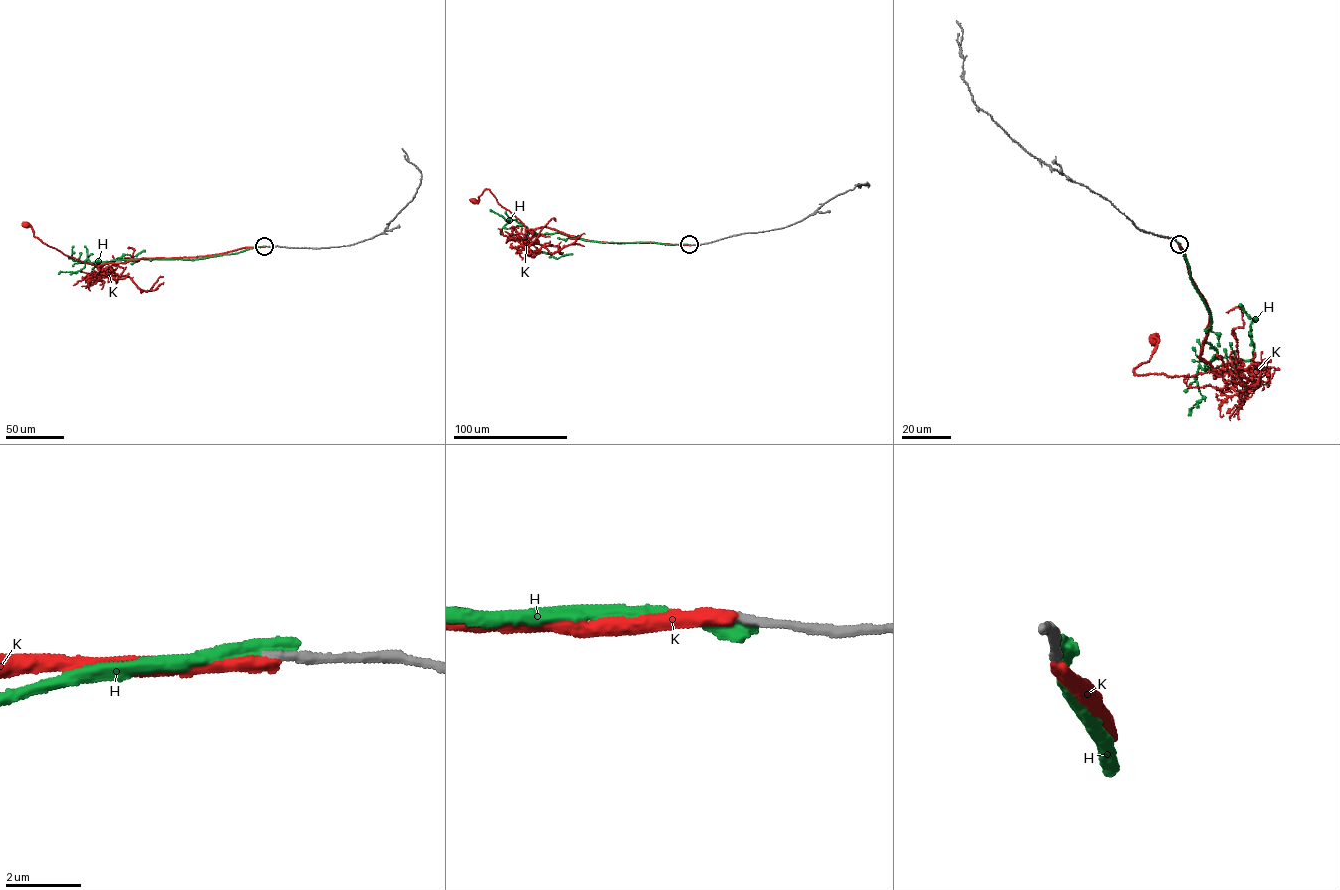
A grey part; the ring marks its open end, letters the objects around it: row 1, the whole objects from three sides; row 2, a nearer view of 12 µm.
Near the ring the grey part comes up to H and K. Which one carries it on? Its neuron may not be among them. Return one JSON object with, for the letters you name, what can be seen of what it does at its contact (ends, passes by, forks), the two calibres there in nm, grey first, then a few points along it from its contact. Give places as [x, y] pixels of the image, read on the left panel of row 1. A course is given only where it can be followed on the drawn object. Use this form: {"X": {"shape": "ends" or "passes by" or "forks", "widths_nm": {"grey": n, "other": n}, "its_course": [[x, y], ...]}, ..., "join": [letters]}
{"join": []}

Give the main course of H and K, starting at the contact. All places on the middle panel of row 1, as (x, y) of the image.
H: (689, 244), (601, 242), (558, 232), (528, 232), (524, 246), (527, 249), (557, 258), (572, 254)
K: (689, 244), (603, 242), (567, 235), (546, 227), (525, 230), (489, 189), (484, 190), (478, 203), (474, 200)

